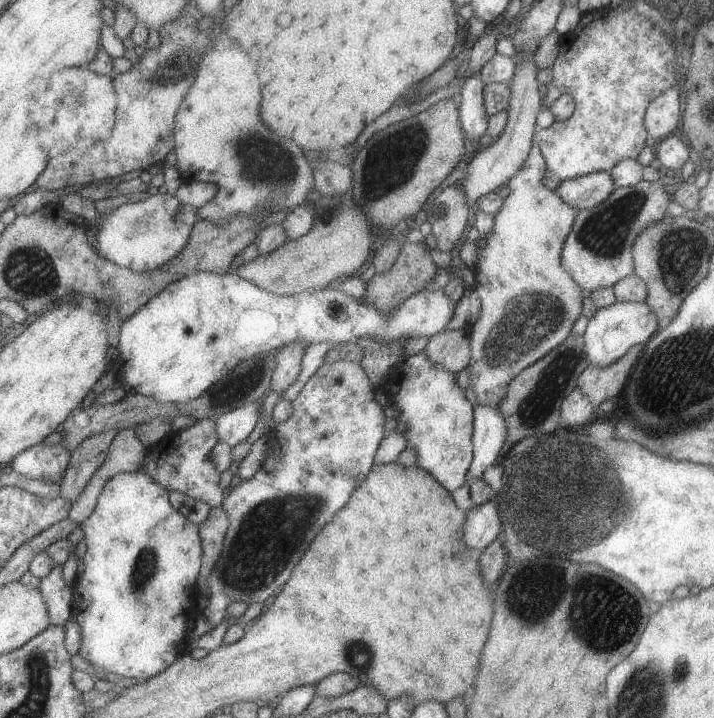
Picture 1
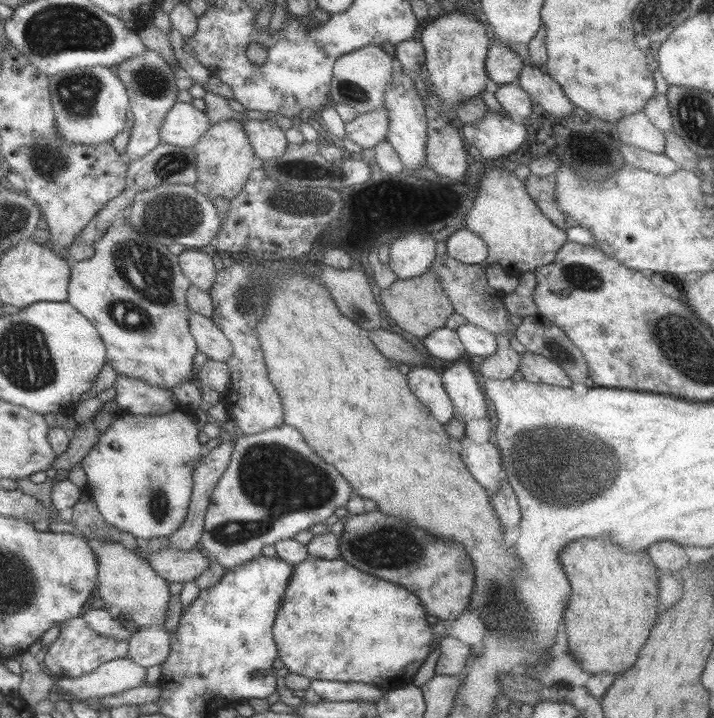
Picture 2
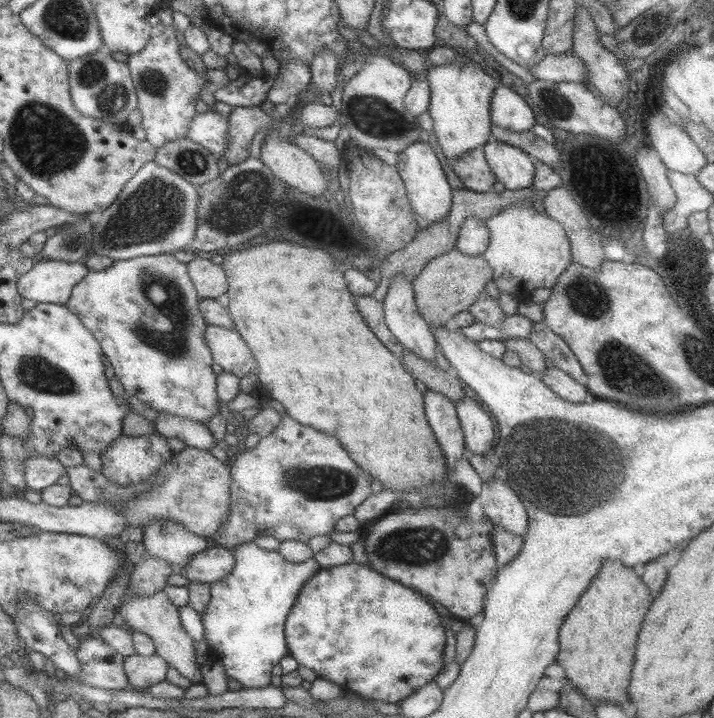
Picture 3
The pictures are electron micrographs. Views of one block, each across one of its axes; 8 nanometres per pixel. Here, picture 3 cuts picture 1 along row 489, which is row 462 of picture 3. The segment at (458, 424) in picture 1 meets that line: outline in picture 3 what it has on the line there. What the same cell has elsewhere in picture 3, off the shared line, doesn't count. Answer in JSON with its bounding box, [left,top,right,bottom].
[423,390,468,475]

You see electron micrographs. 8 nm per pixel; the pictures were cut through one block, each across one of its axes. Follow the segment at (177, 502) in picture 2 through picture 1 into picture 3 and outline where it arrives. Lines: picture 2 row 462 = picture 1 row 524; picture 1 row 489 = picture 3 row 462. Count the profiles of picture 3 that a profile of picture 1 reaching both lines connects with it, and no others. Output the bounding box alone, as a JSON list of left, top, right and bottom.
[100,432,175,486]

